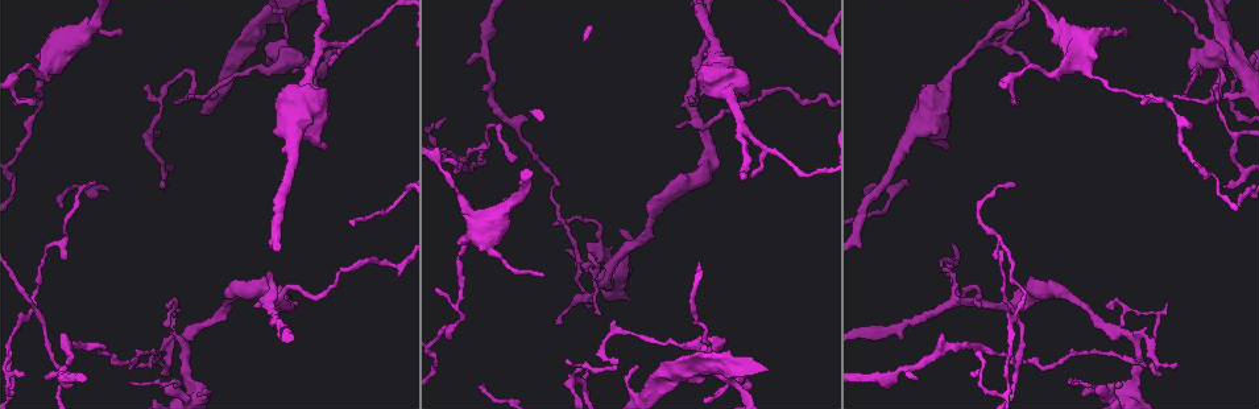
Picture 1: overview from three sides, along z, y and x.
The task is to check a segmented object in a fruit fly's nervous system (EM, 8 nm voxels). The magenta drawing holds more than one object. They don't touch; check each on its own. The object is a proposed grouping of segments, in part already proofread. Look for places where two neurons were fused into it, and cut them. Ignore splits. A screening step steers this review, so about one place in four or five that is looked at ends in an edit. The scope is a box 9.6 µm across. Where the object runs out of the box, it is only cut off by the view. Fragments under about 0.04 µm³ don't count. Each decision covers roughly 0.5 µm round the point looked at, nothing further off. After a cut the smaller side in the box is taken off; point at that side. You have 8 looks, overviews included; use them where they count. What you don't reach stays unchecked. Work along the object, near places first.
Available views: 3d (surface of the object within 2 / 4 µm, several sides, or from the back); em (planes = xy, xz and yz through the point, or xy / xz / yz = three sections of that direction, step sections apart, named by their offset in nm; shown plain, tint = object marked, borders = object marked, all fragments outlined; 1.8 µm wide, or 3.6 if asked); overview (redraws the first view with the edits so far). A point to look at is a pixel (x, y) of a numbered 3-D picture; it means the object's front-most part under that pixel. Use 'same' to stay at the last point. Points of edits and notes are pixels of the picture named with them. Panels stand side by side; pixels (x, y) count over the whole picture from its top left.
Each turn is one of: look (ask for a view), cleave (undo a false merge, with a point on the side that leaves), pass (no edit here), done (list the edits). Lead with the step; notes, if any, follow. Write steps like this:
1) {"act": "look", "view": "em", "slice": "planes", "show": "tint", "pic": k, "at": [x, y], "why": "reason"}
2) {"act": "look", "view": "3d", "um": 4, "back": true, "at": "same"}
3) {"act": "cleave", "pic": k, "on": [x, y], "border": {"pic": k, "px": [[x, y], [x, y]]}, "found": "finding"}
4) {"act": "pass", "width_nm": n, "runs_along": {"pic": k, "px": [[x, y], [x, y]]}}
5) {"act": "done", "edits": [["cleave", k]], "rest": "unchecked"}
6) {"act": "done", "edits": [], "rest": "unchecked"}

{"act": "look", "view": "3d", "um": 2, "pic": 1, "at": [41, 318], "why": "three-way junction"}

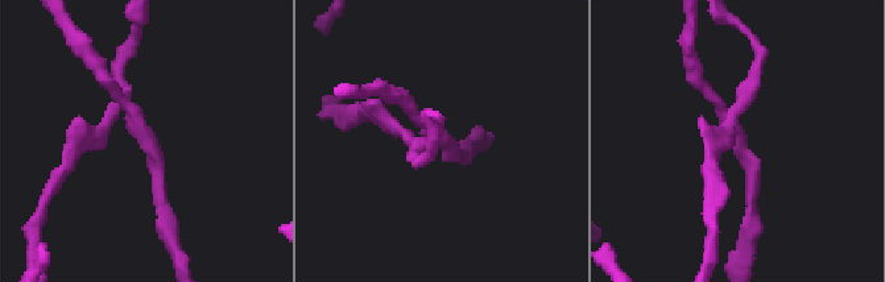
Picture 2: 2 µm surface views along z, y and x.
{"act": "look", "view": "em", "slice": "planes", "show": "plain", "pic": 2, "at": [138, 127]}

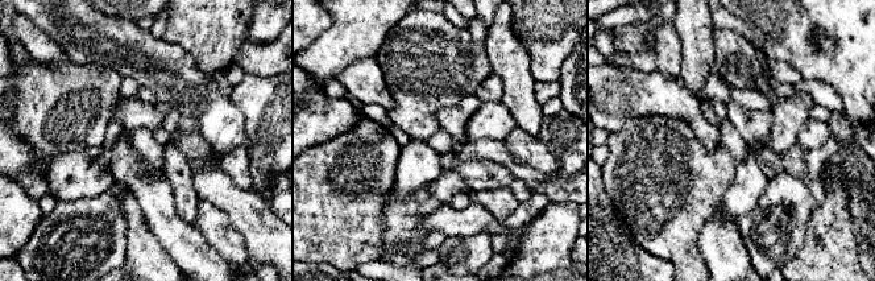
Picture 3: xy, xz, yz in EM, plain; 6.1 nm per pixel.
{"act": "look", "view": "em", "slice": "planes", "show": "tint", "at": "same"}

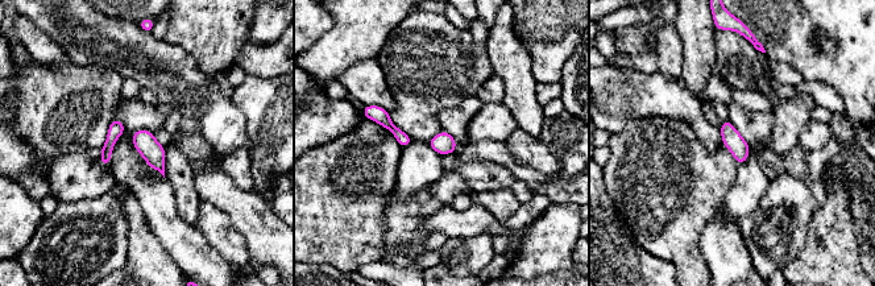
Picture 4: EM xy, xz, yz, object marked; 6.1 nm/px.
{"act": "pass", "width_nm": 120, "found": "one neuron here"}

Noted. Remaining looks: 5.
{"act": "look", "view": "3d", "um": 4, "pic": 1, "at": [278, 302], "why": "a fork"}

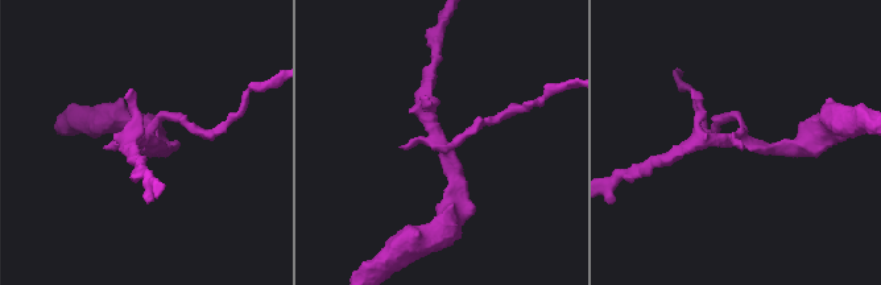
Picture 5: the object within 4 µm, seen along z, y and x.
{"act": "look", "view": "em", "slice": "planes", "show": "tint", "pic": 5, "at": [150, 137], "why": "need the tissue"}

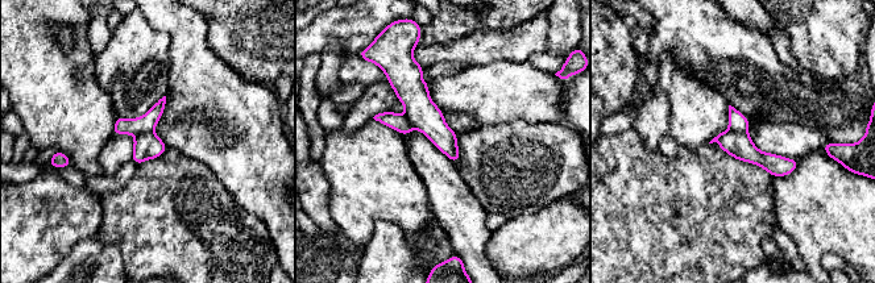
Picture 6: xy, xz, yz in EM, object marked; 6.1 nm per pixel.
{"act": "cleave", "pic": 6, "on": [145, 124], "found": "a second neuron is stuck on"}

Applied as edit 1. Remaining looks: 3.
{"act": "look", "view": "em", "slice": "xz", "step": 4, "show": "tint", "pic": 1, "at": [1238, 138], "why": "a narrow waist"}

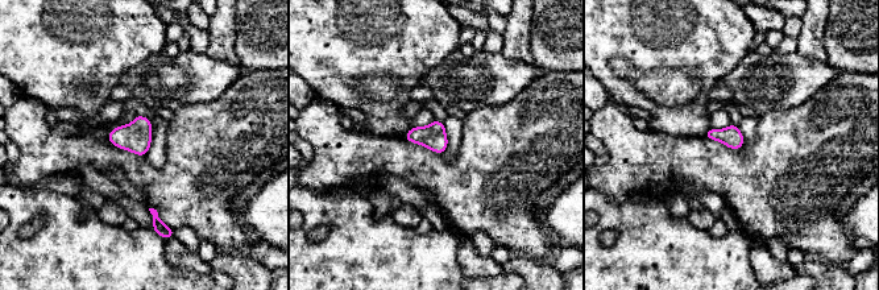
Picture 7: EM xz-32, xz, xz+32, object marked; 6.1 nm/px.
{"act": "look", "view": "em", "slice": "planes", "show": "tint", "at": "same"}

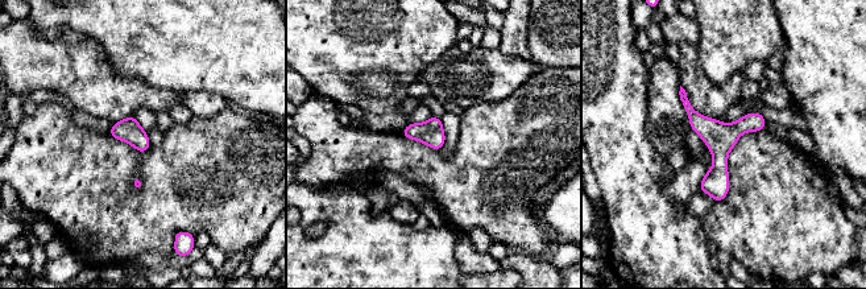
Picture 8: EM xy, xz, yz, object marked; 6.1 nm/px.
{"act": "cleave", "pic": 8, "on": [684, 98], "border": {"pic": 8, "px": [[691, 107], [687, 111]]}, "found": "a second neuron is stuck on"}

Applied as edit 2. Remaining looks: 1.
{"act": "done", "edits": [["cleave", 6], ["cleave", 8]], "rest": "unchecked"}

